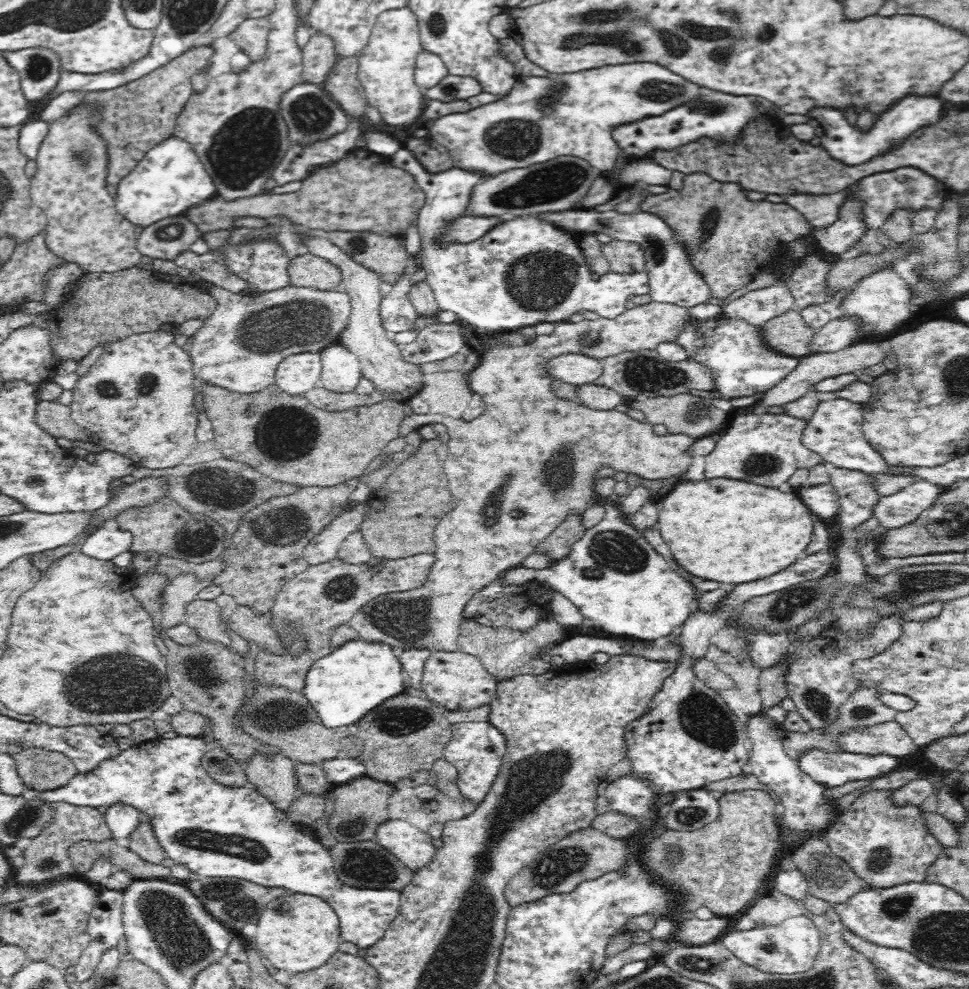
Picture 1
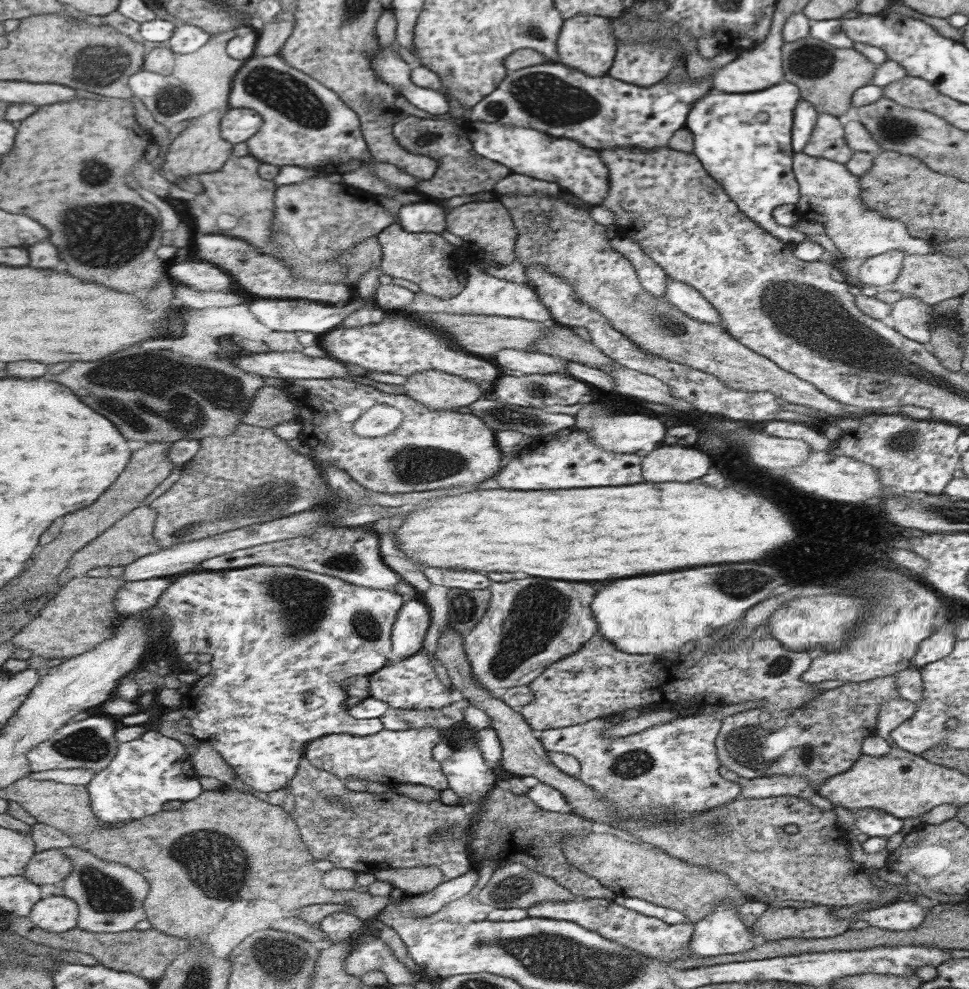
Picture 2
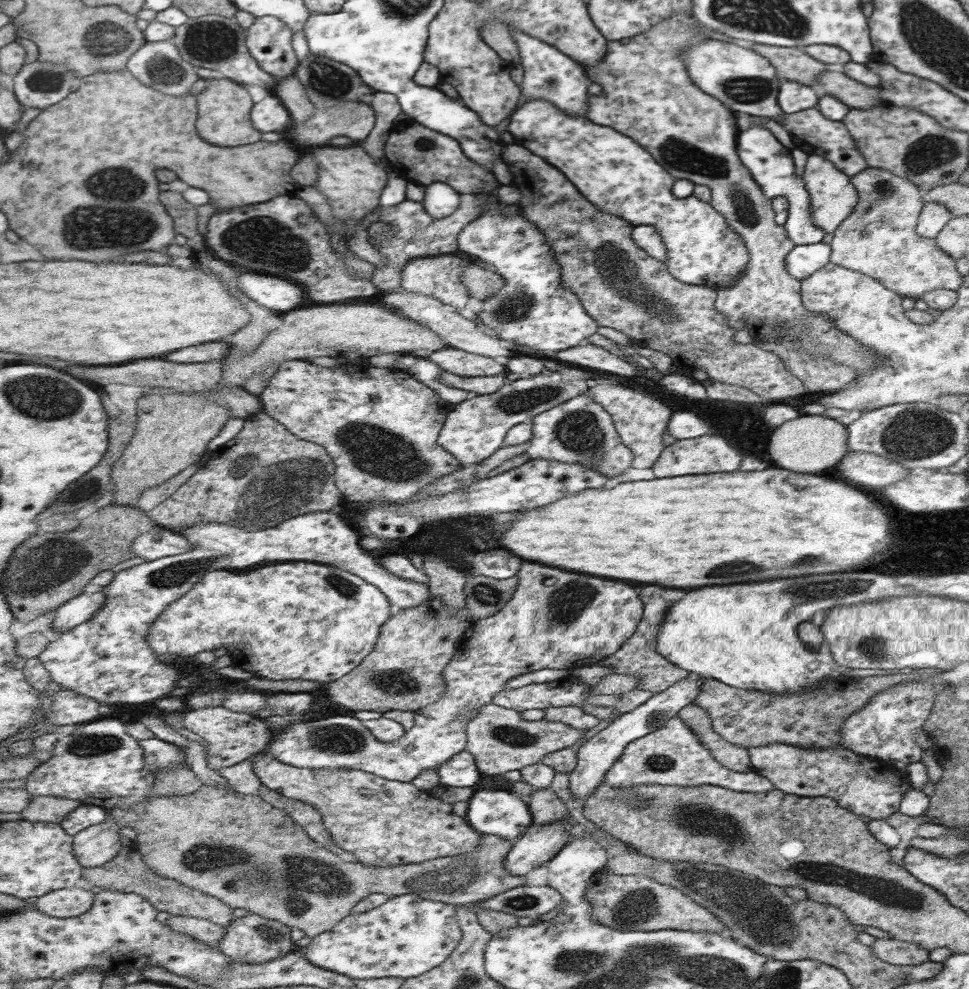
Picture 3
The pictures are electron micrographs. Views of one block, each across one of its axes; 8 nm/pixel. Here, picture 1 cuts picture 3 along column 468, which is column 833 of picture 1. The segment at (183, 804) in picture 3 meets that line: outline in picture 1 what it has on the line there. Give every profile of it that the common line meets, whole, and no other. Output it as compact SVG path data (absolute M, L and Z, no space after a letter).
M823 835L810 836L798 847L791 849L793 851L792 862L803 872L804 878L808 880L808 896L822 899L831 904L842 904L842 902L846 902L850 896L862 892L862 889L868 890L870 888L870 885L866 881L863 881L860 876L846 864L843 858L836 856L832 852L830 845L827 844Z

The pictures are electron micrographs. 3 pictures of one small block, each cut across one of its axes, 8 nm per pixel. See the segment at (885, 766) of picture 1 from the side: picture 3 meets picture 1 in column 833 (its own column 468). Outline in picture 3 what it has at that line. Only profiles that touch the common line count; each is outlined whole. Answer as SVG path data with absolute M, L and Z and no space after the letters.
M464 751L454 755L443 766L437 767L436 772L439 776L439 787L446 785L457 788L471 787L480 774L472 756Z

